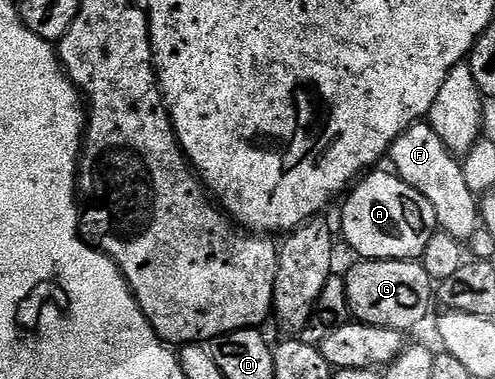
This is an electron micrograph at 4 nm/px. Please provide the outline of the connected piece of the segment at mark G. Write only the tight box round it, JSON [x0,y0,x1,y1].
[346,261,434,333]

